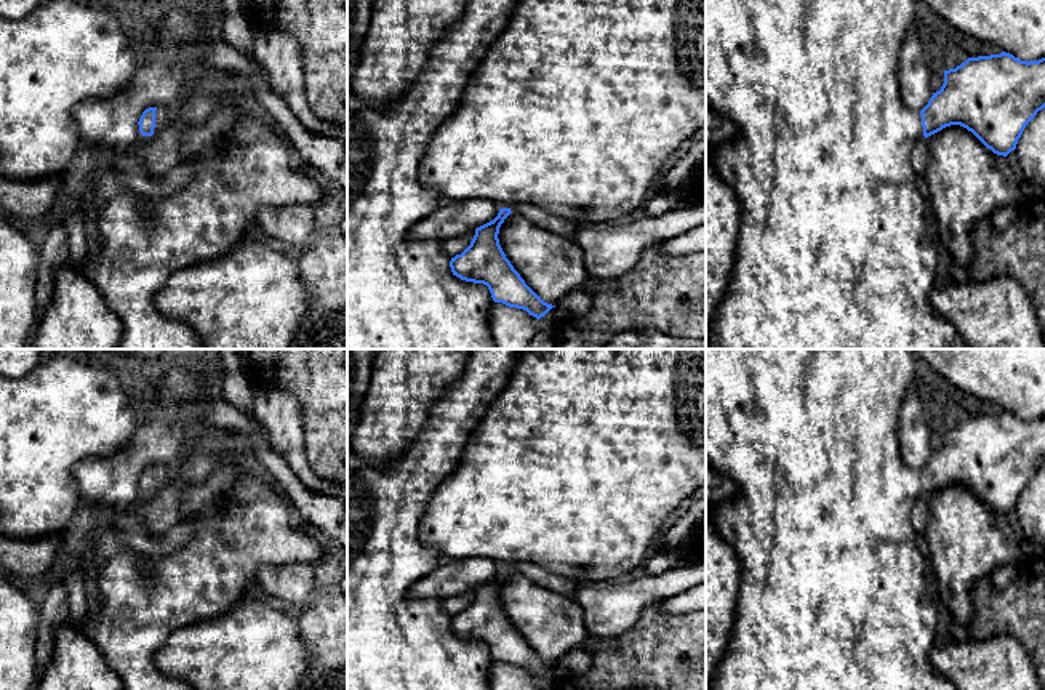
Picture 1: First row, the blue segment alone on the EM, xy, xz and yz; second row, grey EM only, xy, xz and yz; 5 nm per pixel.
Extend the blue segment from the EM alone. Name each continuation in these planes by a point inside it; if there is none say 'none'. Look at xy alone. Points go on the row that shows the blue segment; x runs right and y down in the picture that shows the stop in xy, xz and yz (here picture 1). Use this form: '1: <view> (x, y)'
1: xy (162, 114)

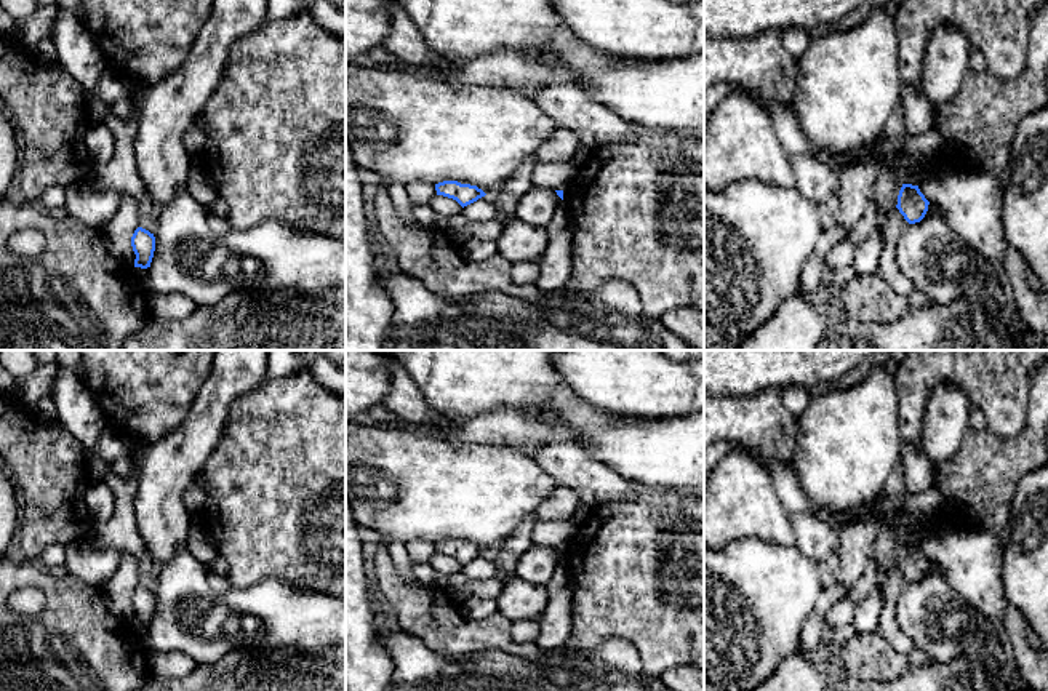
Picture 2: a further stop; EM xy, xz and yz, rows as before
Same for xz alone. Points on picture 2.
none

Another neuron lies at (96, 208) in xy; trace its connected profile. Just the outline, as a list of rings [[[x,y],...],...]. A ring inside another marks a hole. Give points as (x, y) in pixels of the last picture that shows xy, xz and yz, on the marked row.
[[[90,184],[66,186],[66,210],[86,226],[102,229],[118,211],[118,190],[94,190]]]

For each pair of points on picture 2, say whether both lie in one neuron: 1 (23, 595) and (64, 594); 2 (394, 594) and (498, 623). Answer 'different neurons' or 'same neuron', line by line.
1: different neurons
2: same neuron

